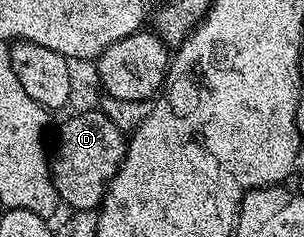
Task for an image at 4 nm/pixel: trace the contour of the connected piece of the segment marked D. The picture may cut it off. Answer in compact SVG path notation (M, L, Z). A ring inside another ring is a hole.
M100 108L71 115L62 124L61 131L57 134L57 147L52 147L51 150L51 169L58 199L64 205L66 202L70 211L97 210L105 199L105 189L109 187L109 181L112 180L121 167L126 145L126 135L108 119Z

